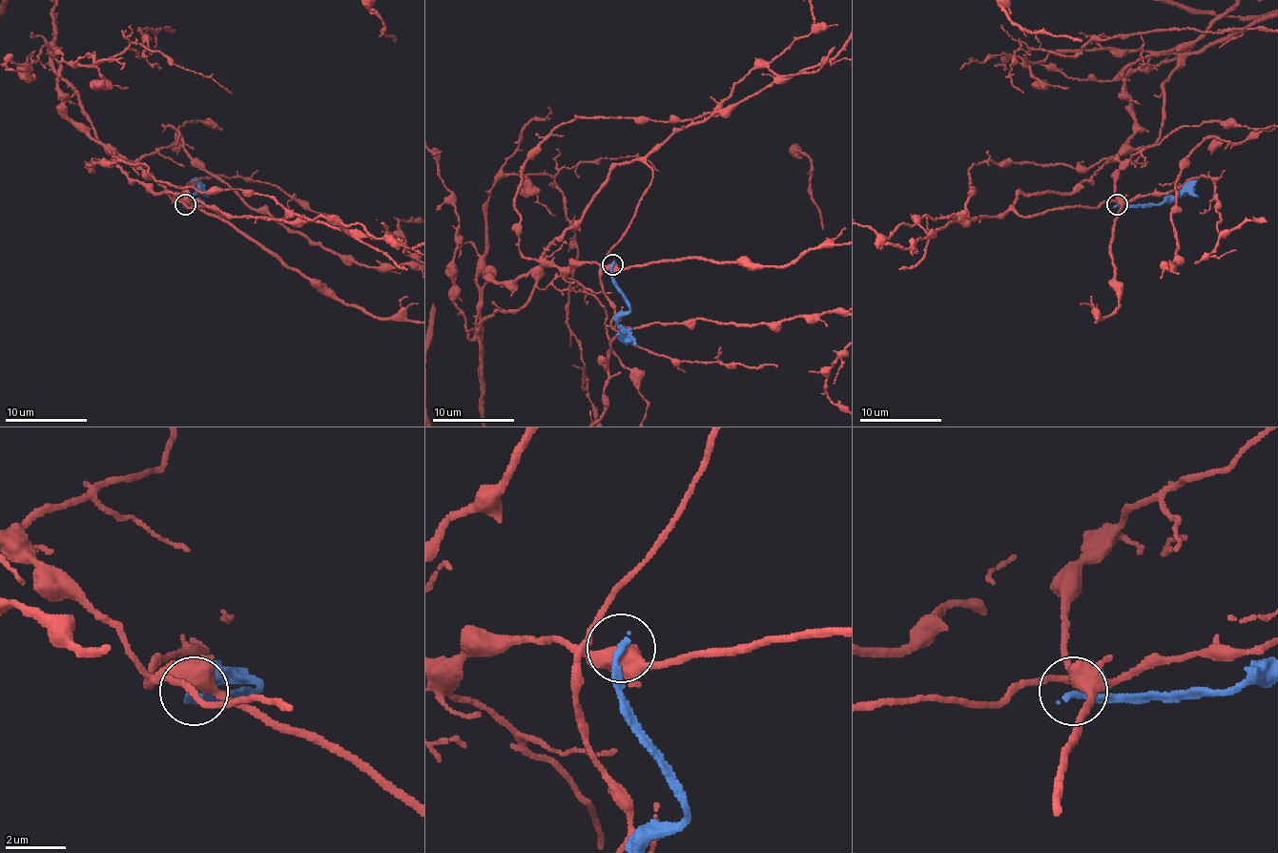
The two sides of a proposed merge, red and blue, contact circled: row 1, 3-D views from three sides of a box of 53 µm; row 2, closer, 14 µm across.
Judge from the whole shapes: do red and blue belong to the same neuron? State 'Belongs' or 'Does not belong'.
Does not belong

